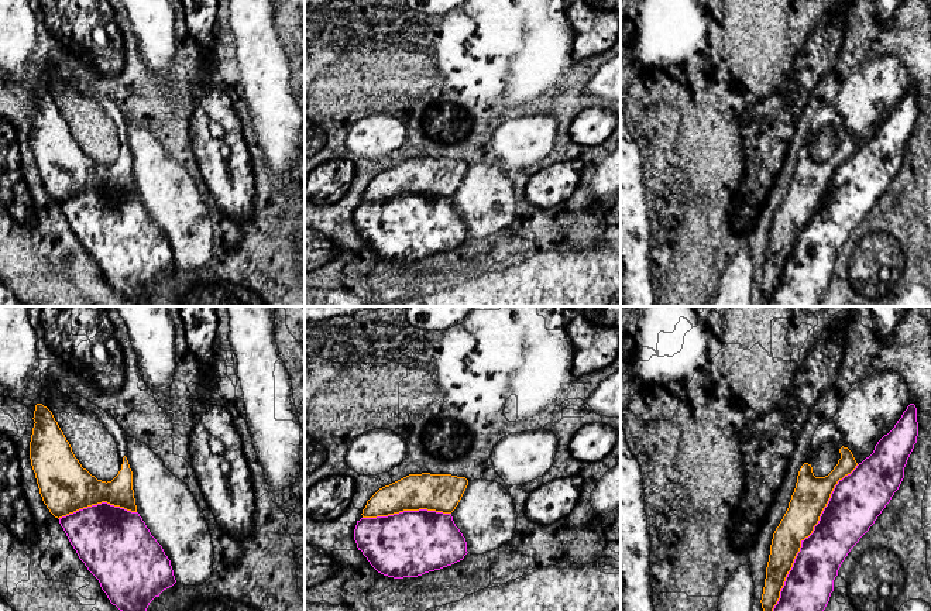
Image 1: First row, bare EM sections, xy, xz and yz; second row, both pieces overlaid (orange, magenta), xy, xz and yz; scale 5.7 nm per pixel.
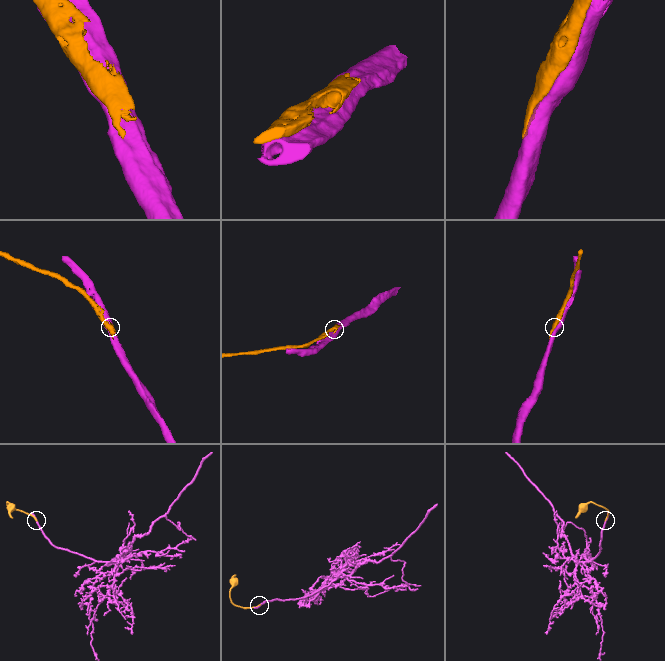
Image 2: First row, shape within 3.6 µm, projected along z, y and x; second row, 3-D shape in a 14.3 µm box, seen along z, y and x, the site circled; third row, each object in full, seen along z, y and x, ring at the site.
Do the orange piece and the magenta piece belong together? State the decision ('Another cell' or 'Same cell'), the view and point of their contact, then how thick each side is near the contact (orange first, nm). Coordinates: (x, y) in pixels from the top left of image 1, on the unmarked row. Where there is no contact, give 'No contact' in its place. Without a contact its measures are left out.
Another cell. Touches orange at yz (804, 222). Thickness 200 nm (orange) against 280 nm

